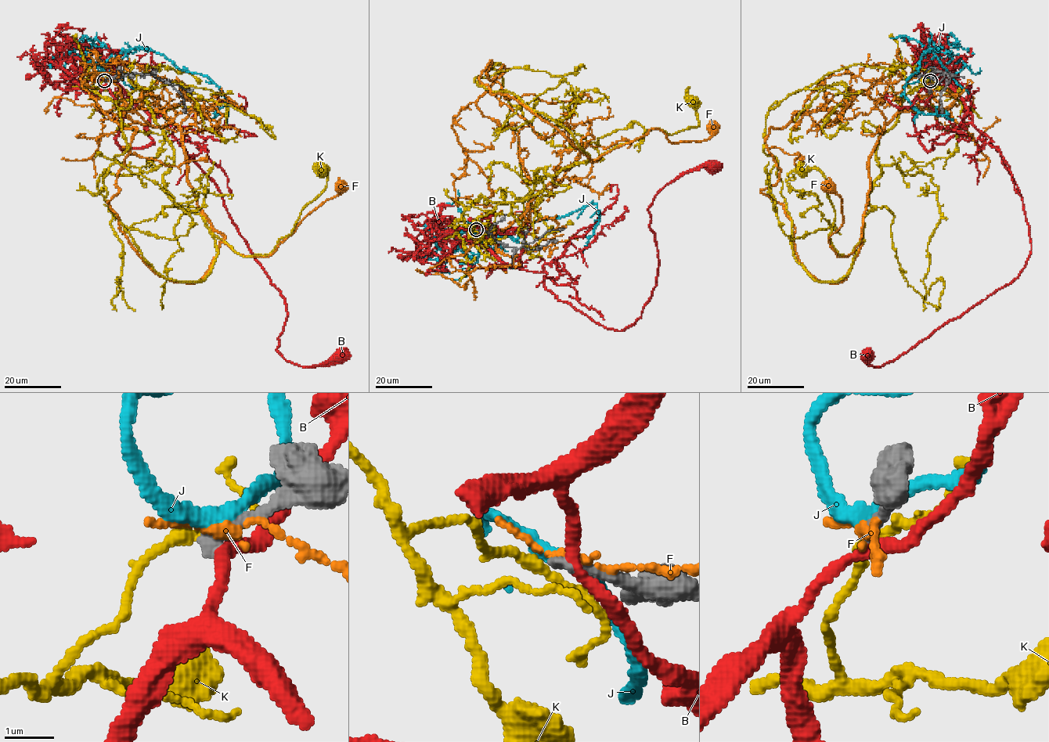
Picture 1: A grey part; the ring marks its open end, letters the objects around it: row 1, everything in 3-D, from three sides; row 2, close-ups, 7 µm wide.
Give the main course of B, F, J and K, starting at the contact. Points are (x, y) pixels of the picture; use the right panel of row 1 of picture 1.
B: (930, 81), (940, 69), (1000, 154), (1022, 199), (1031, 253), (1008, 283), (893, 360), (876, 367), (866, 355)
F: (930, 81), (939, 113), (905, 109), (883, 127), (848, 256), (830, 245), (842, 221), (829, 188)
J: (930, 80), (942, 66), (934, 48), (906, 81), (905, 97), (917, 111), (953, 120)
K: (930, 81), (896, 99), (897, 121), (878, 141), (874, 208), (848, 257), (828, 238), (825, 178), (801, 171)

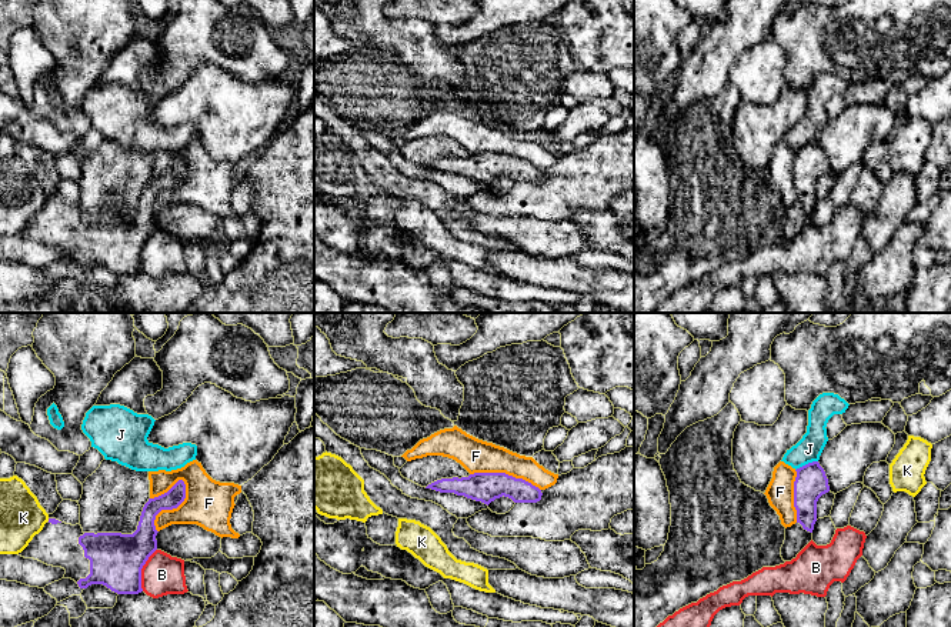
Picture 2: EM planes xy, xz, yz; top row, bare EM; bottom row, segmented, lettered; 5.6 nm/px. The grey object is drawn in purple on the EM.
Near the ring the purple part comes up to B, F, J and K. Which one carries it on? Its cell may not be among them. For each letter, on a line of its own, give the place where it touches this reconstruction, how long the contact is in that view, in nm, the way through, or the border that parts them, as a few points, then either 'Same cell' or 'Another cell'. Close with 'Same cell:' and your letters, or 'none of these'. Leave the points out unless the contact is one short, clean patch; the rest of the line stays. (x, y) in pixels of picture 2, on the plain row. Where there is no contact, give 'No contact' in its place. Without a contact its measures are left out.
B: Touches purple at xy (140, 250). Shared border 260 nm. Boundary: xy (156, 229), (142, 249), (142, 270). Another cell
F: Touches purple at xy (172, 189). Shared border 340 nm. Another cell
J: Touches purple at yz (806, 144). Shared border 140 nm. Another cell
K: No contact. Another cell
Same cell: none of these

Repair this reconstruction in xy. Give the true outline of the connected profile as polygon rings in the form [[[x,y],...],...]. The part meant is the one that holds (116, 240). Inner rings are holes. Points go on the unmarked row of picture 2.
[[[178,160],[167,173],[149,179],[144,184],[137,210],[133,214],[84,213],[80,204],[71,206],[49,199],[43,210],[19,233],[24,239],[34,239],[47,246],[66,250],[64,259],[74,260],[80,269],[103,264],[117,274],[139,274],[141,269],[141,249],[157,230],[156,196],[161,190],[177,189],[186,179],[186,164]]]

